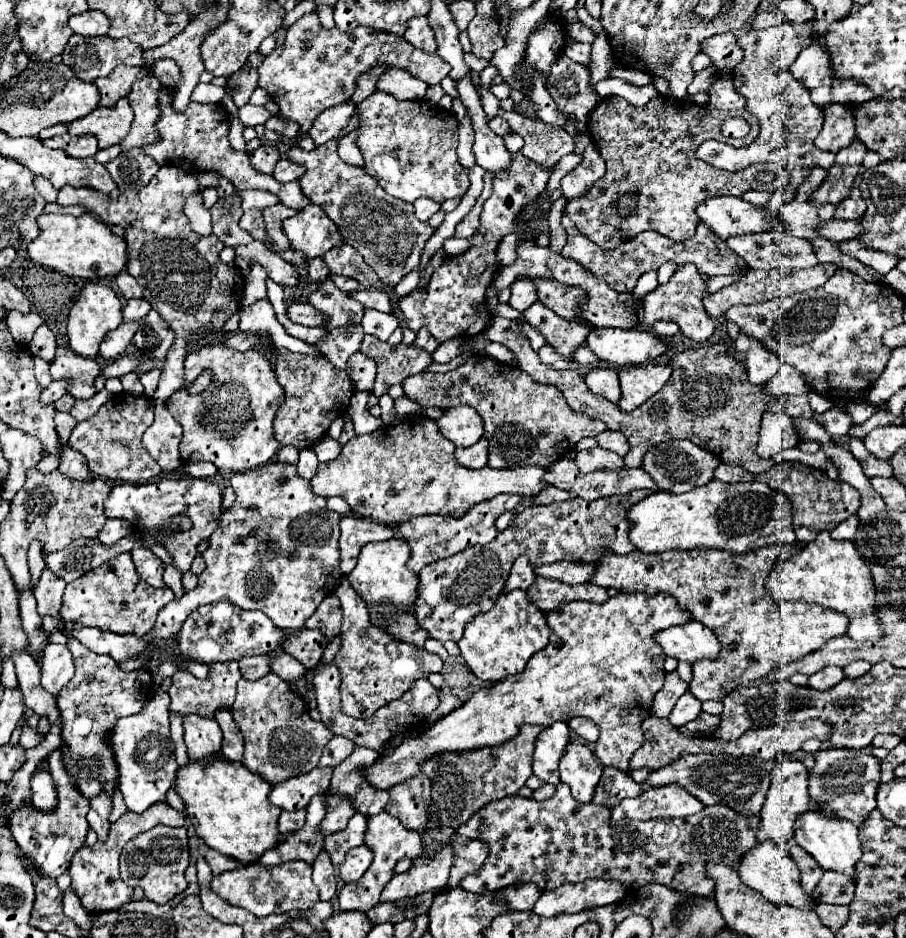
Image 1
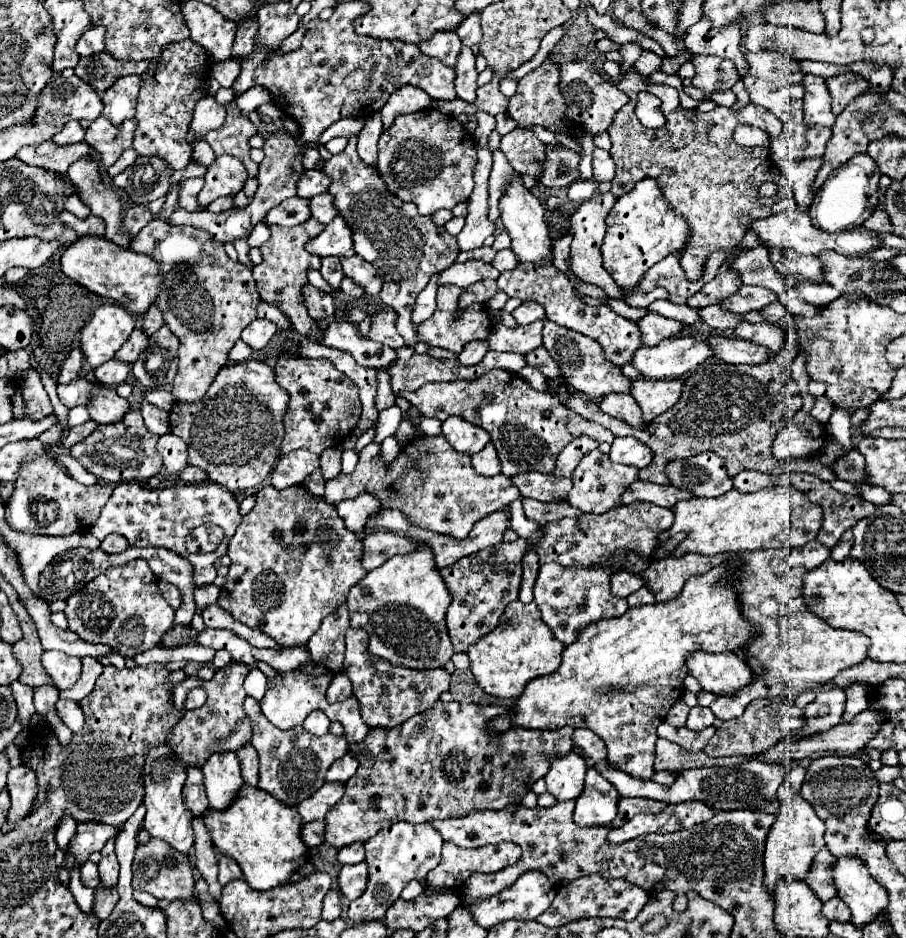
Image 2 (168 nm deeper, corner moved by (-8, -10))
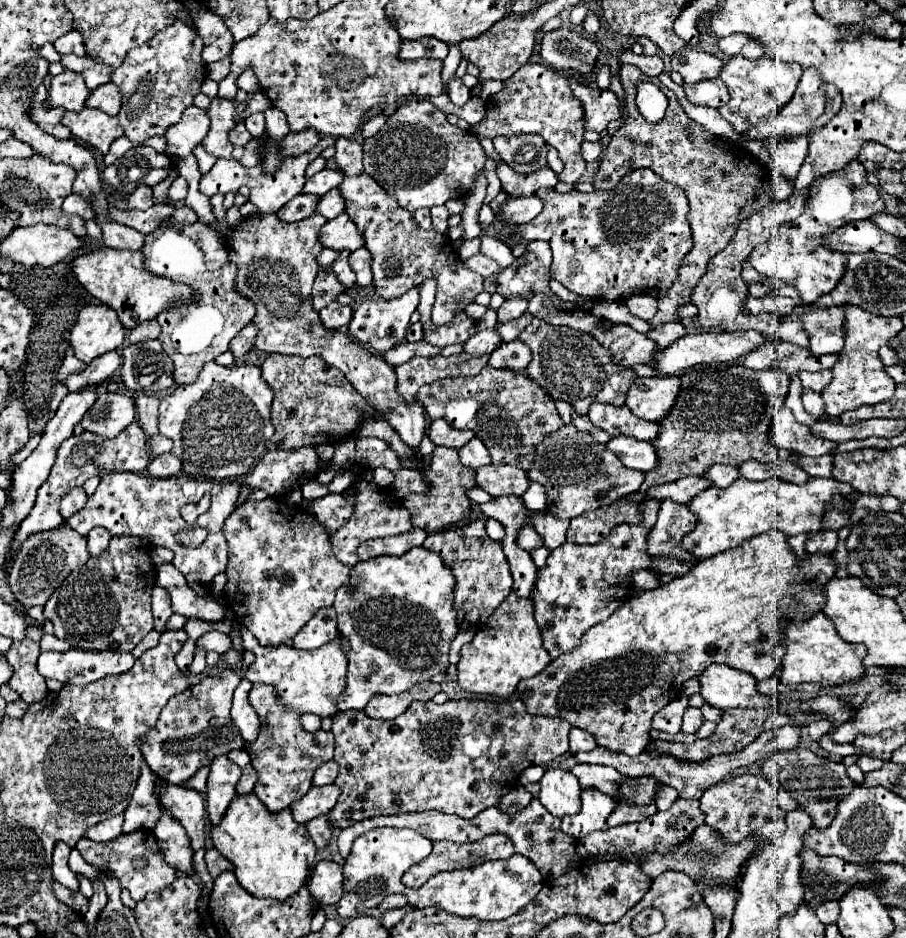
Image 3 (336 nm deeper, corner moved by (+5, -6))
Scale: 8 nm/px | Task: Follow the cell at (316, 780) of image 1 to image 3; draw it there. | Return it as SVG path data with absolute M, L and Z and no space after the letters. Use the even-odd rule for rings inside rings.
M329 784L329 786L311 786L309 792L297 800L293 806L291 806L291 812L293 812L293 818L297 822L309 822L321 814L327 814L333 804L337 802L339 798L339 788L335 784Z

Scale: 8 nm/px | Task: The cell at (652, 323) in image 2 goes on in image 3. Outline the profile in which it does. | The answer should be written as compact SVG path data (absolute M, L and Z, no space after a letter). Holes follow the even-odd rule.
M667 322L667 324L659 326L659 328L649 328L649 332L647 332L647 336L653 342L657 342L659 348L669 346L673 340L681 338L683 334L685 334L685 328L683 328L681 322Z

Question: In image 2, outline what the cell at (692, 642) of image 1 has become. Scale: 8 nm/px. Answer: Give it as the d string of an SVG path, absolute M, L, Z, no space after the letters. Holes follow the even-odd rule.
M694 652L686 660L686 666L690 674L700 682L702 690L716 696L734 696L742 688L750 686L750 682L754 680L750 666L732 652Z

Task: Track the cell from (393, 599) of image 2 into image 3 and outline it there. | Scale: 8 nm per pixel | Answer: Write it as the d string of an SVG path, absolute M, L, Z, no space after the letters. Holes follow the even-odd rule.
M411 548L403 556L377 556L367 562L357 562L351 570L349 582L337 590L335 610L337 628L349 638L349 670L347 688L339 696L337 708L343 710L363 710L373 694L399 694L409 690L421 680L431 680L435 674L445 672L449 666L447 652L449 642L457 636L457 626L453 624L453 574L441 564L437 554L425 548Z

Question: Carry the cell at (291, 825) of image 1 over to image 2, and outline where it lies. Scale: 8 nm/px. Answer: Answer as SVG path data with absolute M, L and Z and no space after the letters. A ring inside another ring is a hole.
M314 820L314 822L304 824L304 828L302 828L302 840L306 844L310 844L310 848L318 848L324 842L324 832L326 832L324 828L326 828L324 820Z

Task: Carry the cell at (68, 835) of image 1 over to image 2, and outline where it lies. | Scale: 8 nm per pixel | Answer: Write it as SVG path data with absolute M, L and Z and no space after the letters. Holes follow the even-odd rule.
M80 822L78 832L70 842L70 852L66 854L66 866L68 870L74 864L84 864L92 852L100 852L106 844L106 840L114 838L120 828L96 824L96 822Z

